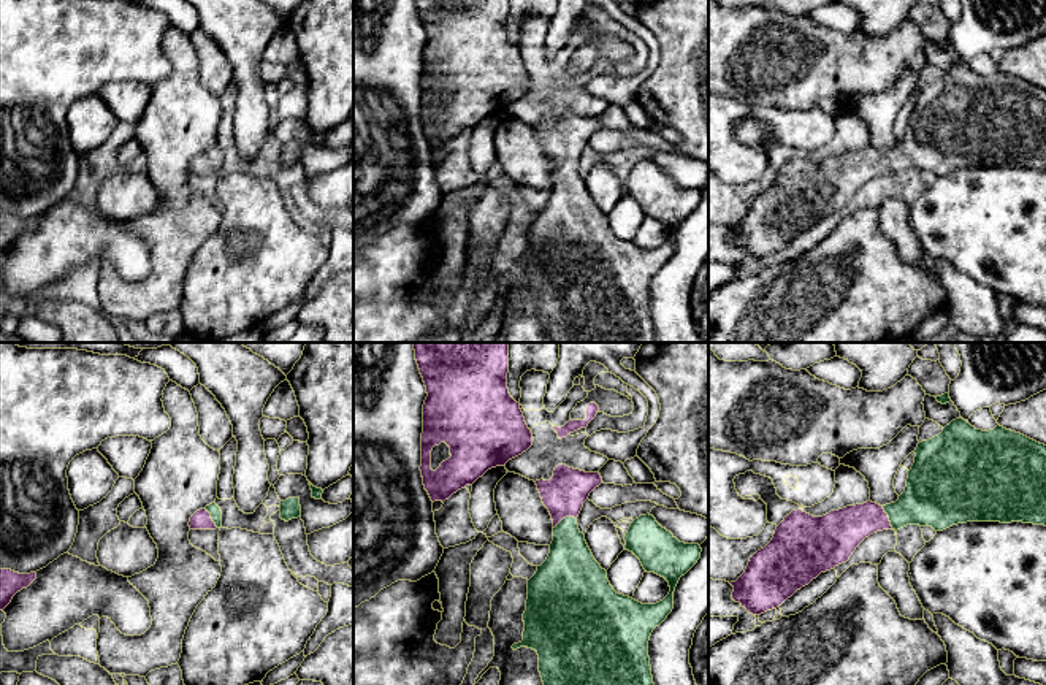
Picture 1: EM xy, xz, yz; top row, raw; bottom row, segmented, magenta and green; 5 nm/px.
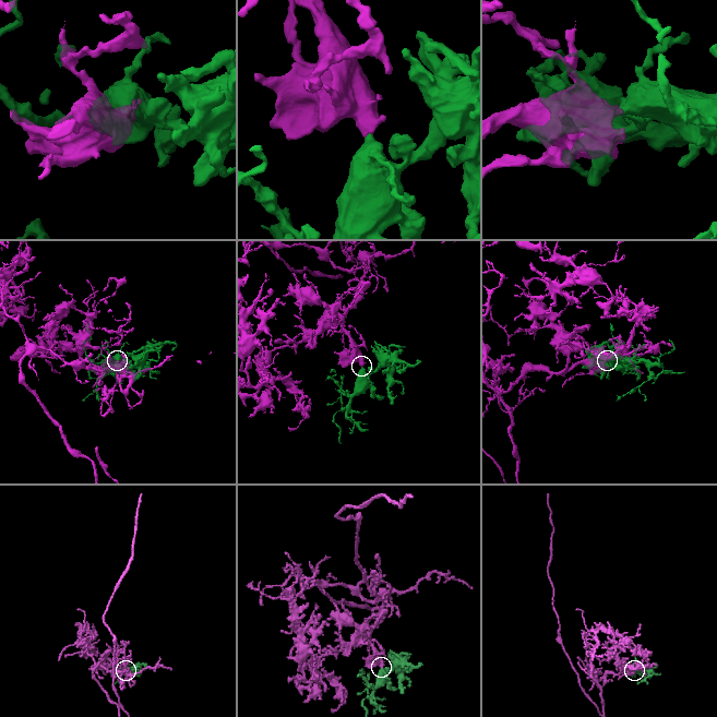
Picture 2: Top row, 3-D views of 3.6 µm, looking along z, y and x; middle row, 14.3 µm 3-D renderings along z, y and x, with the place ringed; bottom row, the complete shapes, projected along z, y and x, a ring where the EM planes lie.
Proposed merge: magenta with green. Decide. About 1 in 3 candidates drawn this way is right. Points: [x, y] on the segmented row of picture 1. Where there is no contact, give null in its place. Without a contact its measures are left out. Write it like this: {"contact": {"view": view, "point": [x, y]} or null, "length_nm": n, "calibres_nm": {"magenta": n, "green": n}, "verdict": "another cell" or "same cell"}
{"contact": {"view": "xz", "point": [564, 517]}, "length_nm": 130, "calibres_nm": {"magenta": 220, "green": 260}, "verdict": "same cell"}

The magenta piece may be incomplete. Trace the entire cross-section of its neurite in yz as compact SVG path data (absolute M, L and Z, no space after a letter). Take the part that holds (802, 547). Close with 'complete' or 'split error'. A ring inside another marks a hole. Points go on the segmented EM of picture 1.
M956 419L943 431L918 444L905 492L895 503L880 506L867 501L813 517L792 511L777 526L772 541L748 561L745 572L731 582L732 599L746 612L761 615L777 609L821 572L846 563L870 534L907 525L943 531L967 522L1022 522L1046 526L1046 446L997 425L983 431Z; split error

